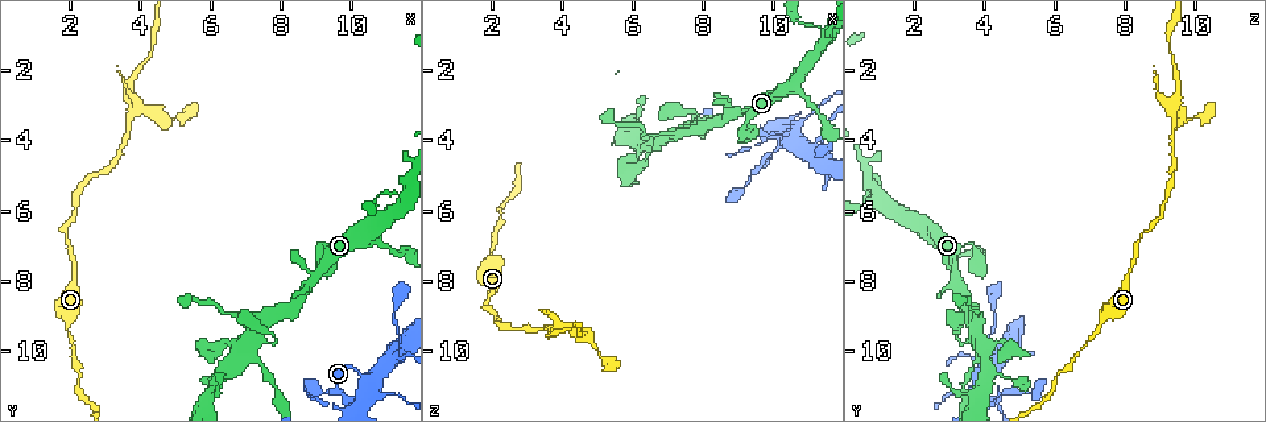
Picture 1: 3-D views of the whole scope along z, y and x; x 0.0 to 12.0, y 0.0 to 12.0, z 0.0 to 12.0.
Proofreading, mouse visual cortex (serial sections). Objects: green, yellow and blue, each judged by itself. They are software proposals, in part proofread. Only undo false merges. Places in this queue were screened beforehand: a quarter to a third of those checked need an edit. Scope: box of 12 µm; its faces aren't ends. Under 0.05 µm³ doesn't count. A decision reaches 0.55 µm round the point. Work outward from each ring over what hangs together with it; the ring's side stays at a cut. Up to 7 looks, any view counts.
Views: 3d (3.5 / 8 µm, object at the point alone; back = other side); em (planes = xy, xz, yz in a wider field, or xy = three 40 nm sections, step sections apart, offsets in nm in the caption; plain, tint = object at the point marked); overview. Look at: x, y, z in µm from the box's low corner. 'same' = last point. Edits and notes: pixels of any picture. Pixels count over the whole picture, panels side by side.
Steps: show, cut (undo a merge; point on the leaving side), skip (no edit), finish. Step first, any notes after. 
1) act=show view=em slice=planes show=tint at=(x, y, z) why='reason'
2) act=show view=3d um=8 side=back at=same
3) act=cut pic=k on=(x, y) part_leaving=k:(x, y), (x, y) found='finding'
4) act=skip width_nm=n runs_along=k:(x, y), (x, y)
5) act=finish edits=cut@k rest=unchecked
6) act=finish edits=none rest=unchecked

act=show view=3d um=8 at=(6.8, 10.0, 4.1) why='sharp bend'

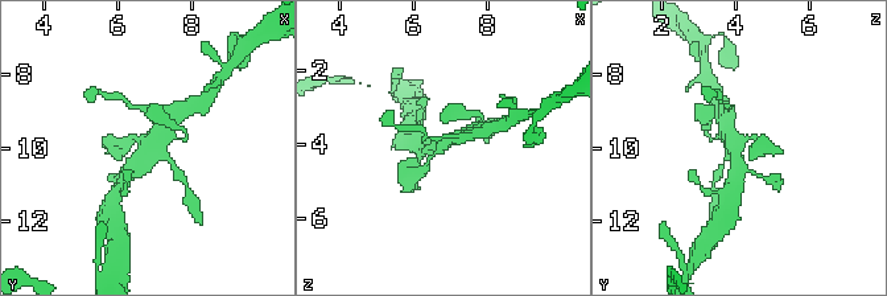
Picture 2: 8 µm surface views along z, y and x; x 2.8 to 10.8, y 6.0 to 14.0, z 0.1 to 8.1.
act=show view=em slice=xy step=3 show=tint at=(6.9, 10.0, 4.0) arms=4 arm_widths_nm=150,150,300,350 why='need the tissue'

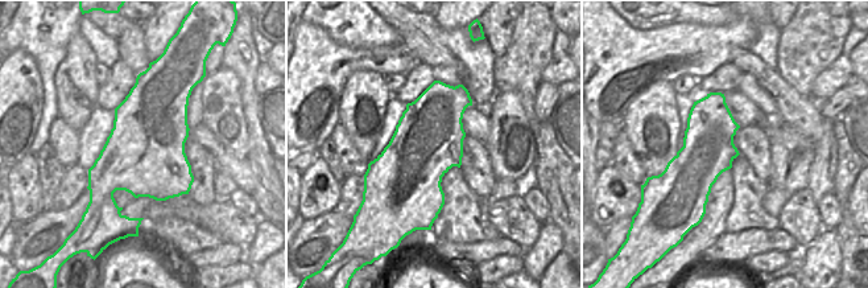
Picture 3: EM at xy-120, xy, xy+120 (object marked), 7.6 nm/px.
act=skip runs_along=2:(170, 116), (127, 179) found='one cell here'

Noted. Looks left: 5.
act=show view=3d um=3.5 side=back at=(10.5, 10.9, 4.0) why='four-way junction'

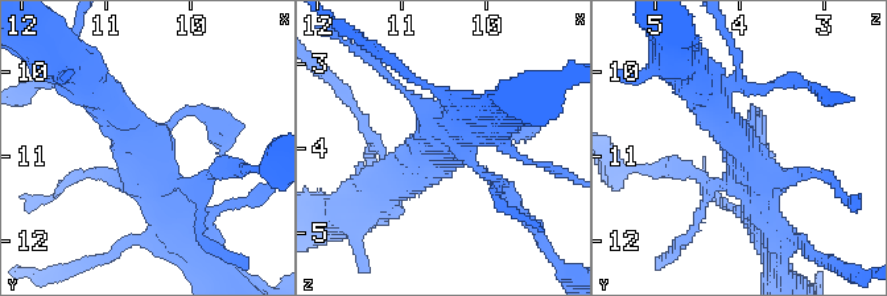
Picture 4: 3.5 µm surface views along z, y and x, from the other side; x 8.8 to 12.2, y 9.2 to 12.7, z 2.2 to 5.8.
act=show view=em slice=planes show=tint at=(10.60, 10.80, 4.00)

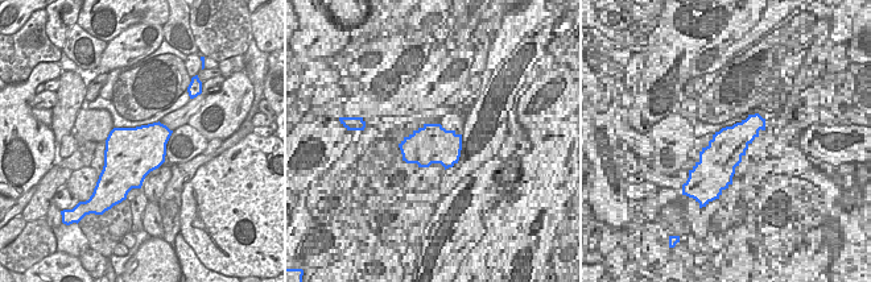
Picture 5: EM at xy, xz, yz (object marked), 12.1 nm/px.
act=show view=em slice=xy step=3 show=tint at=same why='another direction'

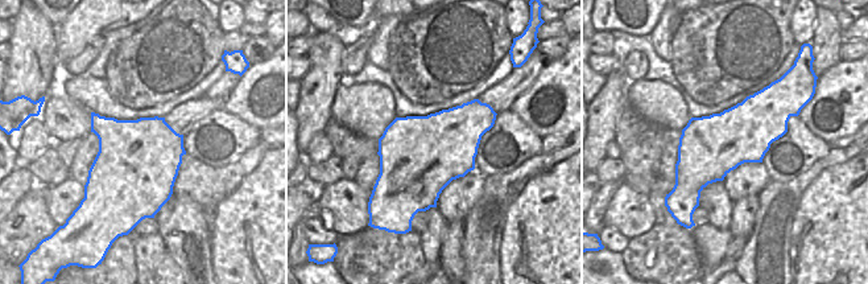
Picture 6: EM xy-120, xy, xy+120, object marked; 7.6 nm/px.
act=skip runs_along=4:(512, 132), (469, 132), (383, 190) found='all the same cell'

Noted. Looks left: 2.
act=show view=3d um=3.5 side=back at=(11.4, 5.5, 0.9) why='three-way junction'

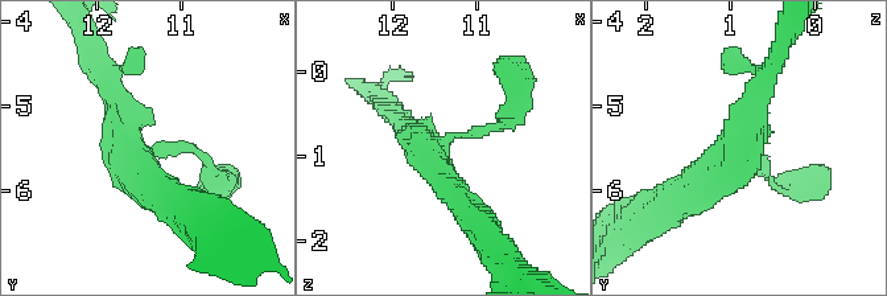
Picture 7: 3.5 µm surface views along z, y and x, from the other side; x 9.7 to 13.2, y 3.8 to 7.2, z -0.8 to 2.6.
act=show view=em slice=xy step=5 show=tint at=(11.35, 5.55, 0.85) arms=3 arm_widths_nm=150,300,350 why='need the tissue'

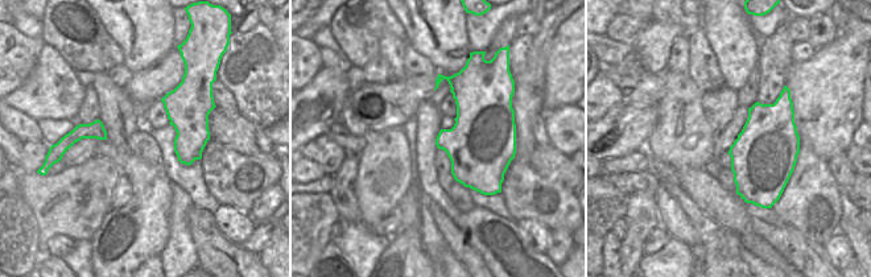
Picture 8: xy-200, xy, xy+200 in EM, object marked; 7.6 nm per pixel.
act=skip width_nm=380 runs_along=7:(456, 198), (430, 151), (516, 114) found='continuous, no second cell'

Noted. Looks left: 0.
act=finish edits=none rest=unchecked

